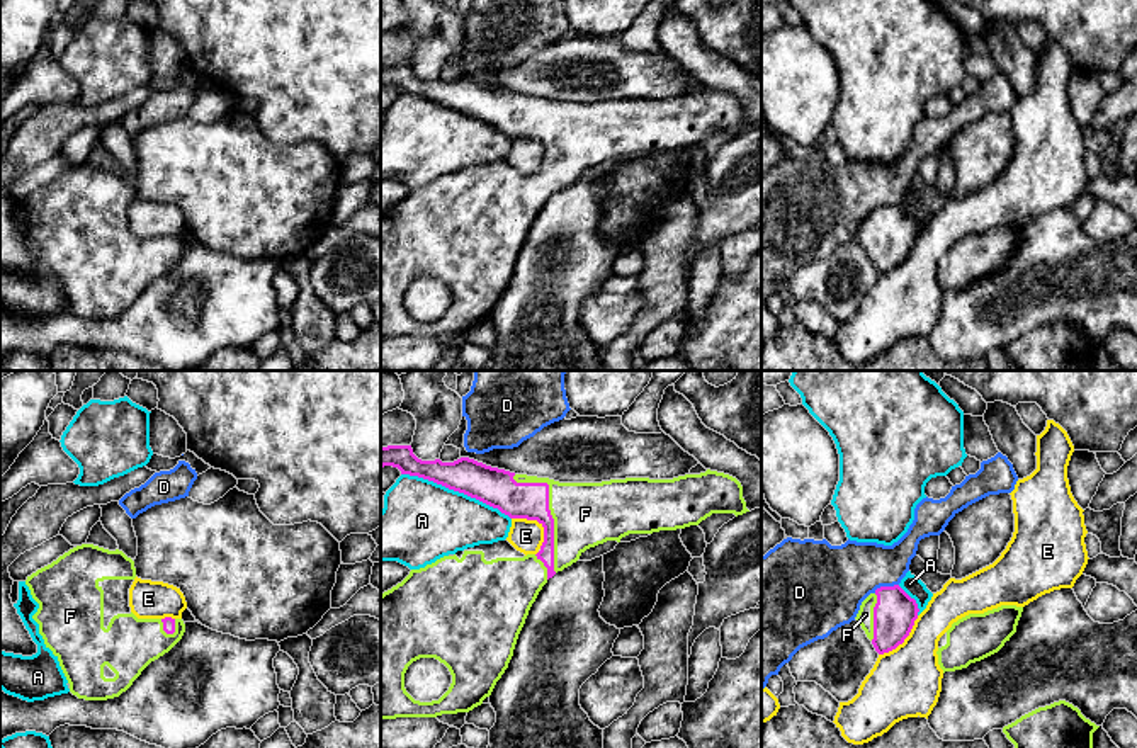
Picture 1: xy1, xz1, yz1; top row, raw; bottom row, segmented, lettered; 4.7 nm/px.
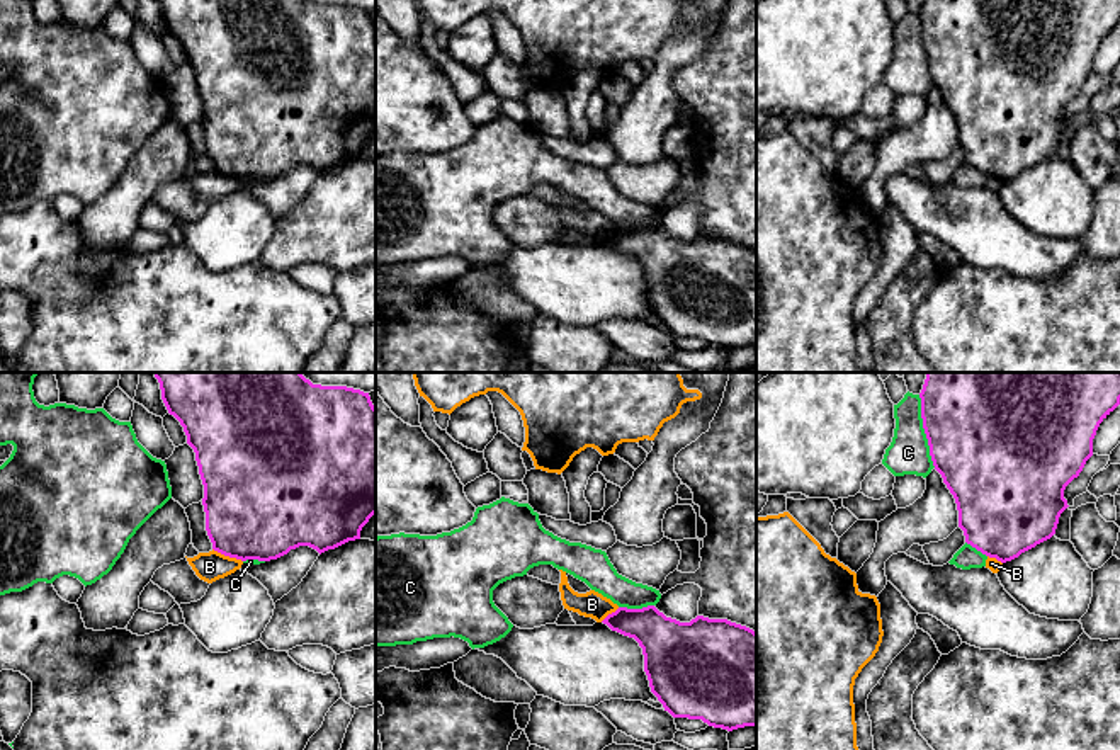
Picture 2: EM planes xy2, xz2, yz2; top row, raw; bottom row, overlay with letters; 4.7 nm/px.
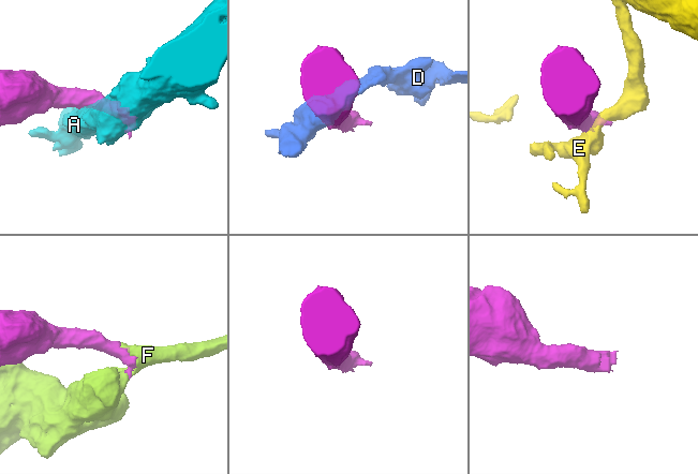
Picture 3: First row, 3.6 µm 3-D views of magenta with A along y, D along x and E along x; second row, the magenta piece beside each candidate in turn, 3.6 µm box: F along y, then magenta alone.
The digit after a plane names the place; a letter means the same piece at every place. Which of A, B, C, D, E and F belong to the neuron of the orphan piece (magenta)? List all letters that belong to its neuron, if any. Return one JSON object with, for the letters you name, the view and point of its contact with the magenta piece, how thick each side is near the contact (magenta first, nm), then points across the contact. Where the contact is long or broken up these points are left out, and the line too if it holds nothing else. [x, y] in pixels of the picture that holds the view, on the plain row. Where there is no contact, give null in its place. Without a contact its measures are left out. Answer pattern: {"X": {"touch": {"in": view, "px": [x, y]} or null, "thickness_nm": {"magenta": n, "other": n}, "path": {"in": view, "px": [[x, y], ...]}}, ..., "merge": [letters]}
{"F": {"touch": {"in": "xz1", "px": [549, 130]}, "thickness_nm": {"magenta": 180, "other": 300}}, "merge": ["F"]}

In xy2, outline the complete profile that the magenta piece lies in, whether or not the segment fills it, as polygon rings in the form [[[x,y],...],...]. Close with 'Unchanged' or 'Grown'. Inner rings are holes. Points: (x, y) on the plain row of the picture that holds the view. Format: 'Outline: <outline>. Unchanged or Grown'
Outline: [[[158,0],[161,19],[187,54],[195,71],[199,94],[204,104],[206,150],[212,168],[241,180],[270,180],[299,165],[309,165],[320,173],[348,160],[360,158],[362,146],[376,133],[376,26],[369,12],[347,5],[321,5],[311,0]]]. Unchanged

